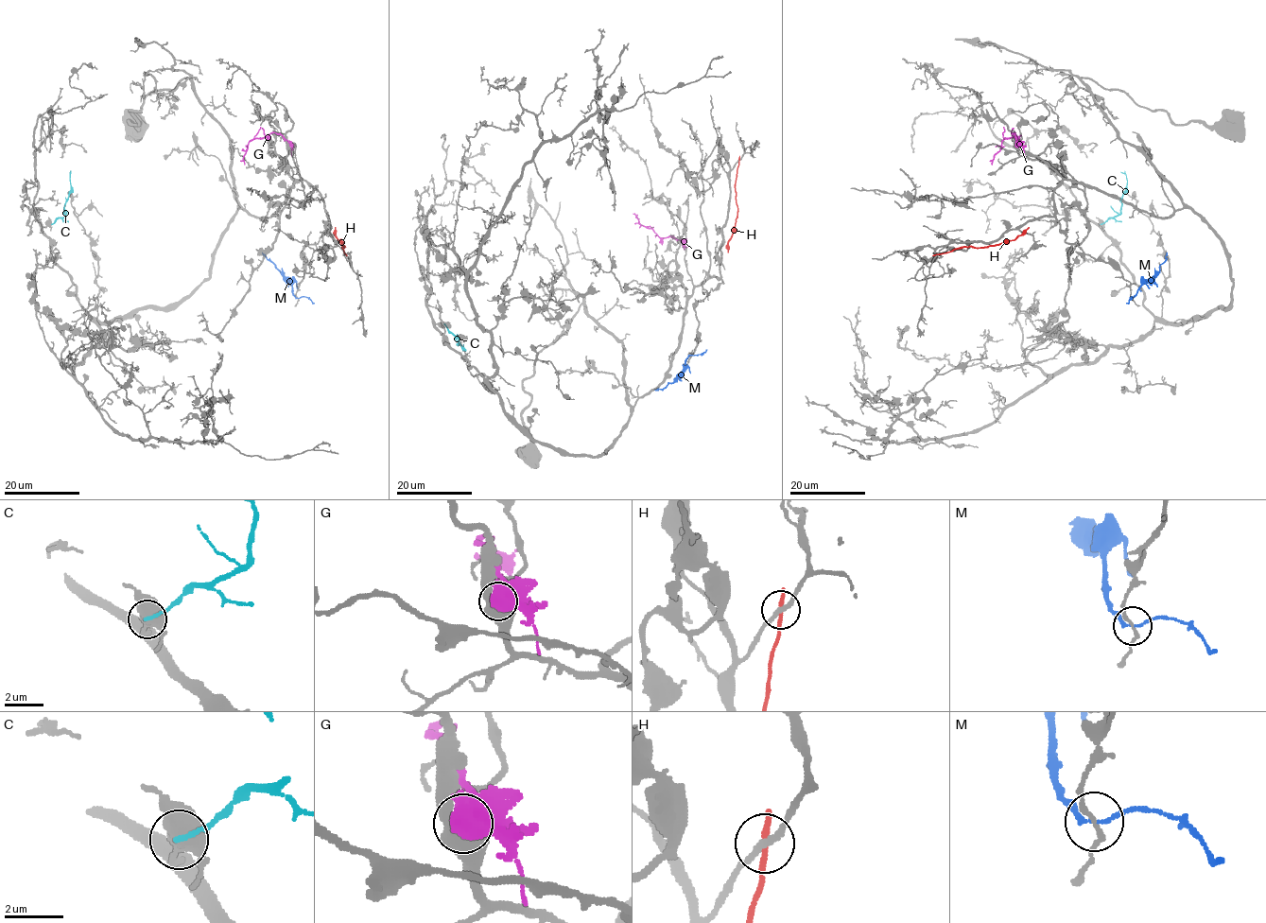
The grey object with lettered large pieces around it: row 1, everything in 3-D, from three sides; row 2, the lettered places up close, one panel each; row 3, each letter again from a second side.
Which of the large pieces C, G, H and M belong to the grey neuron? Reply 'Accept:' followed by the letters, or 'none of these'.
Accept: none of these

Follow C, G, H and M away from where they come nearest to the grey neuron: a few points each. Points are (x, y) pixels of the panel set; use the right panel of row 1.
C: (1101, 224), (1119, 214), (1127, 184), (1126, 174), (1121, 171)
G: (1016, 146), (1014, 132), (1014, 135), (1001, 143), (991, 165)
H: (937, 254), (959, 248), (1007, 243), (1029, 227)
M: (1132, 298), (1158, 271), (1166, 252)

